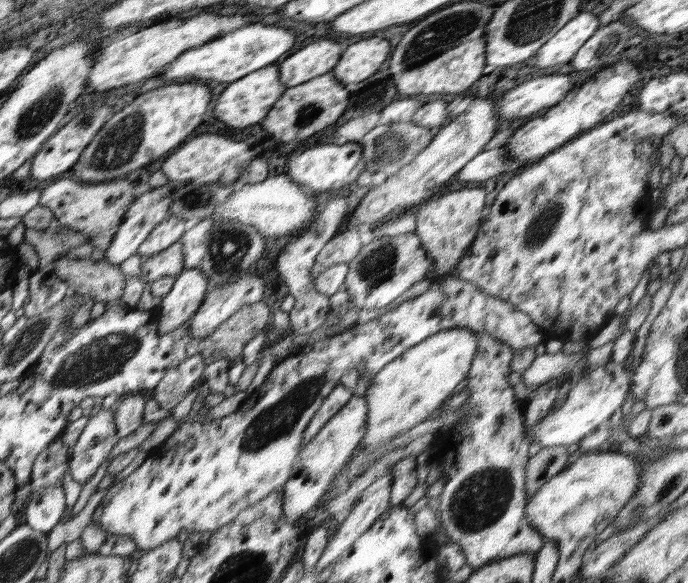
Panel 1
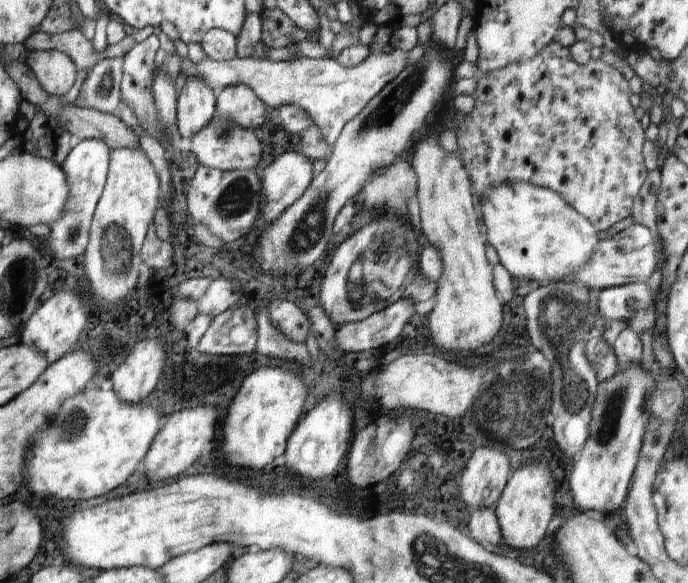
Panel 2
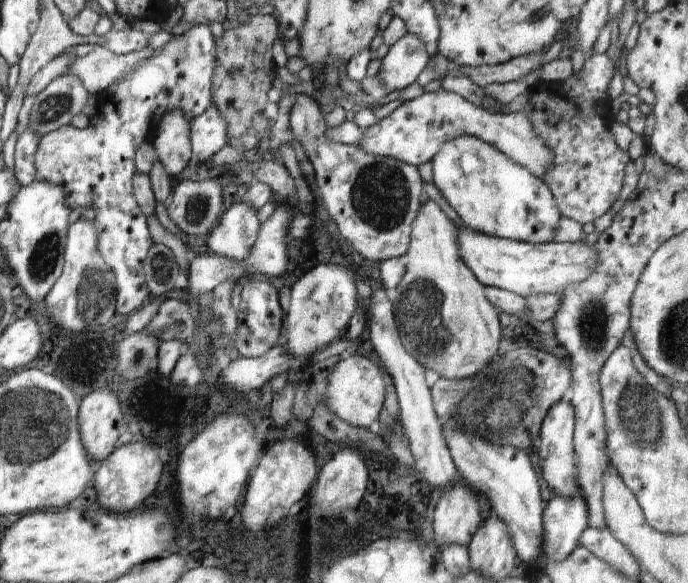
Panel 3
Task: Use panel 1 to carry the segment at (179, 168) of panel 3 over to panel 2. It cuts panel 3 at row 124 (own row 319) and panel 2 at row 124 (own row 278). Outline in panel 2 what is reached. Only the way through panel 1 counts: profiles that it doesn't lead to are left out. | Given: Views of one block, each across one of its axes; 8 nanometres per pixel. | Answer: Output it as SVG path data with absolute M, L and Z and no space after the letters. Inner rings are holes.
M188 76L178 96L176 127L182 138L192 138L216 113L218 94L200 76Z

